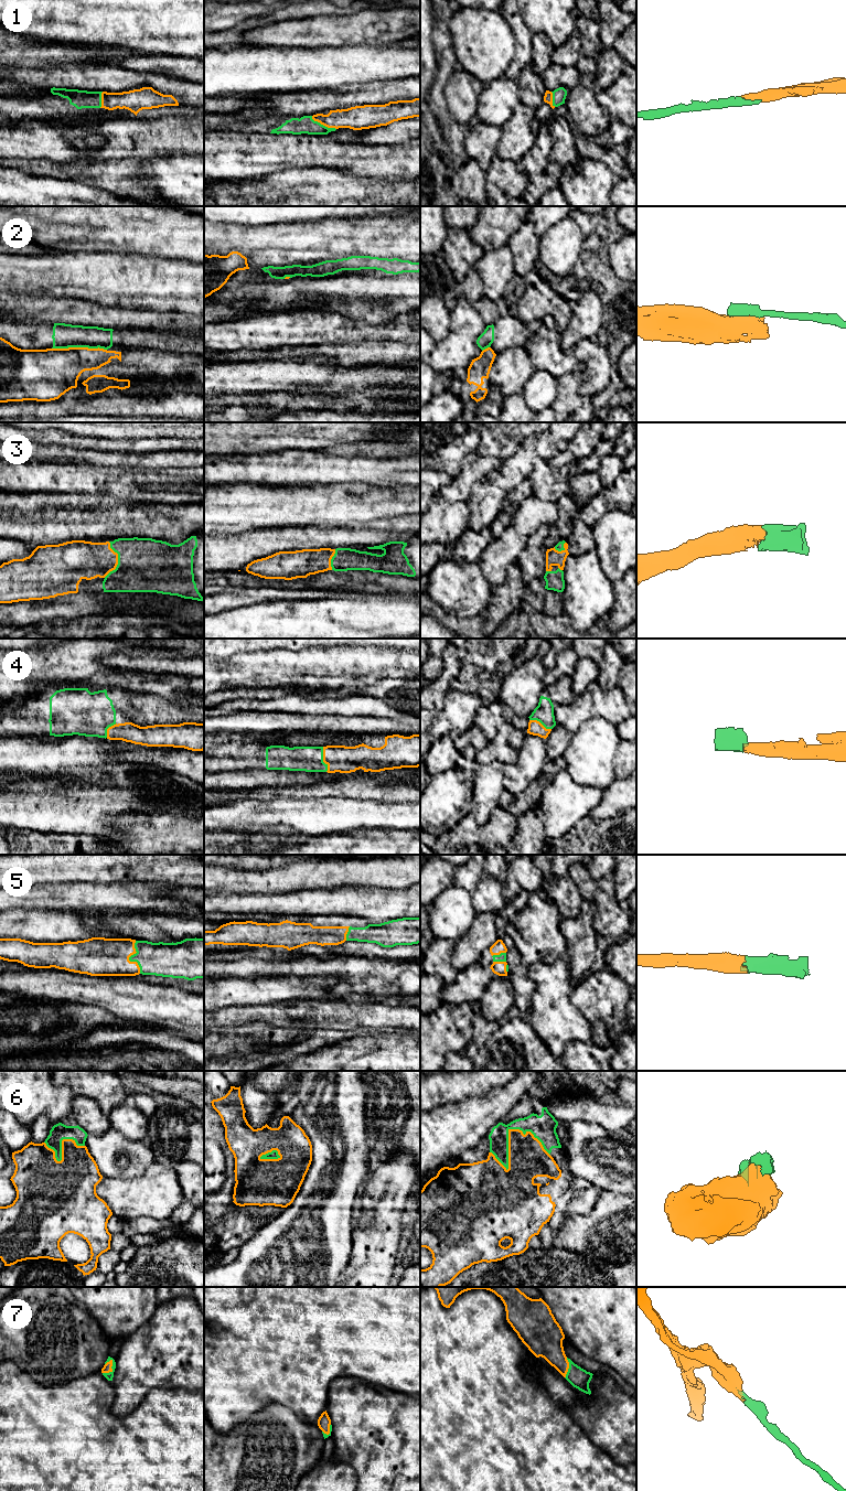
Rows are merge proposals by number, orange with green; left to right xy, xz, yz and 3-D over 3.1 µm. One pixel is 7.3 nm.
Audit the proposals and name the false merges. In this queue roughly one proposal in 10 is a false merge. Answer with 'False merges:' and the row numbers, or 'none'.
False merges: 2

